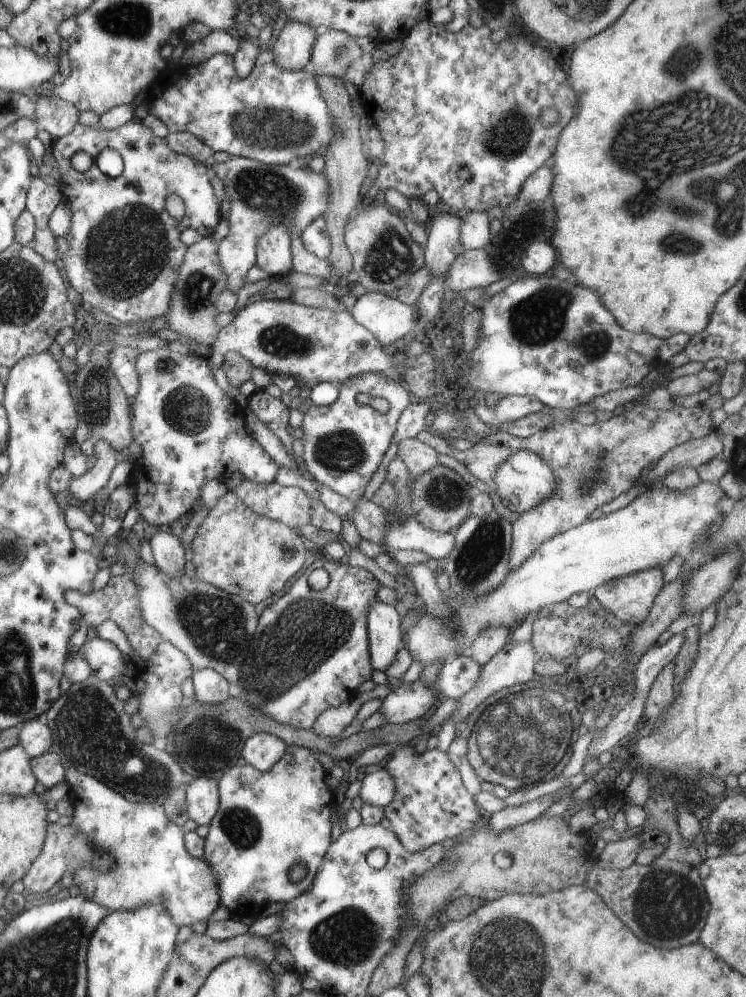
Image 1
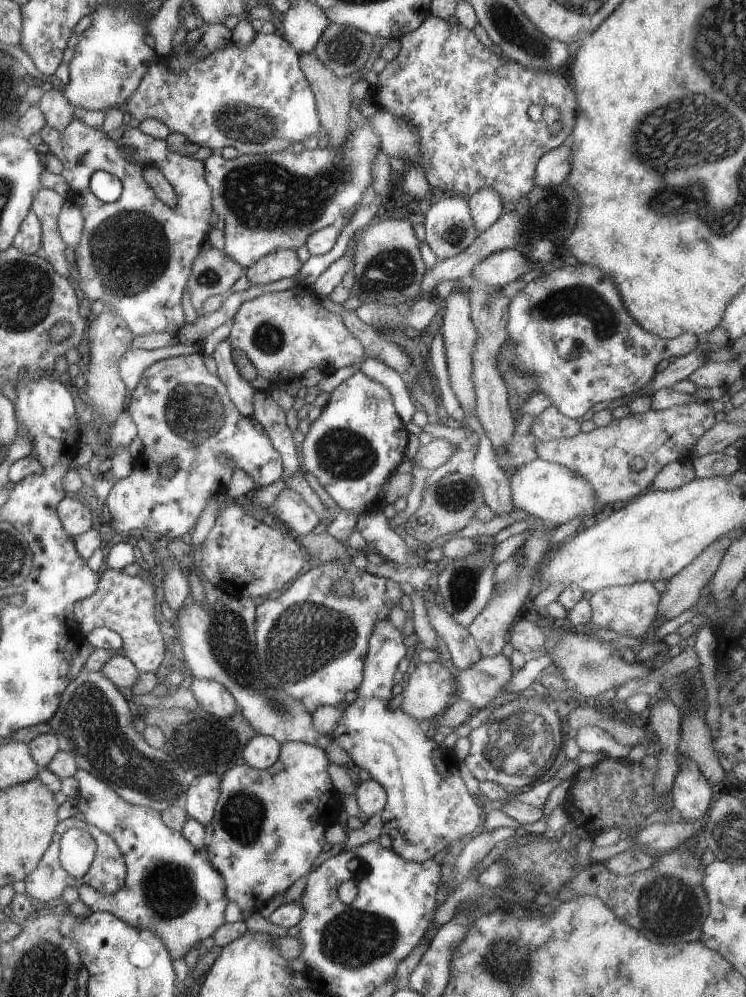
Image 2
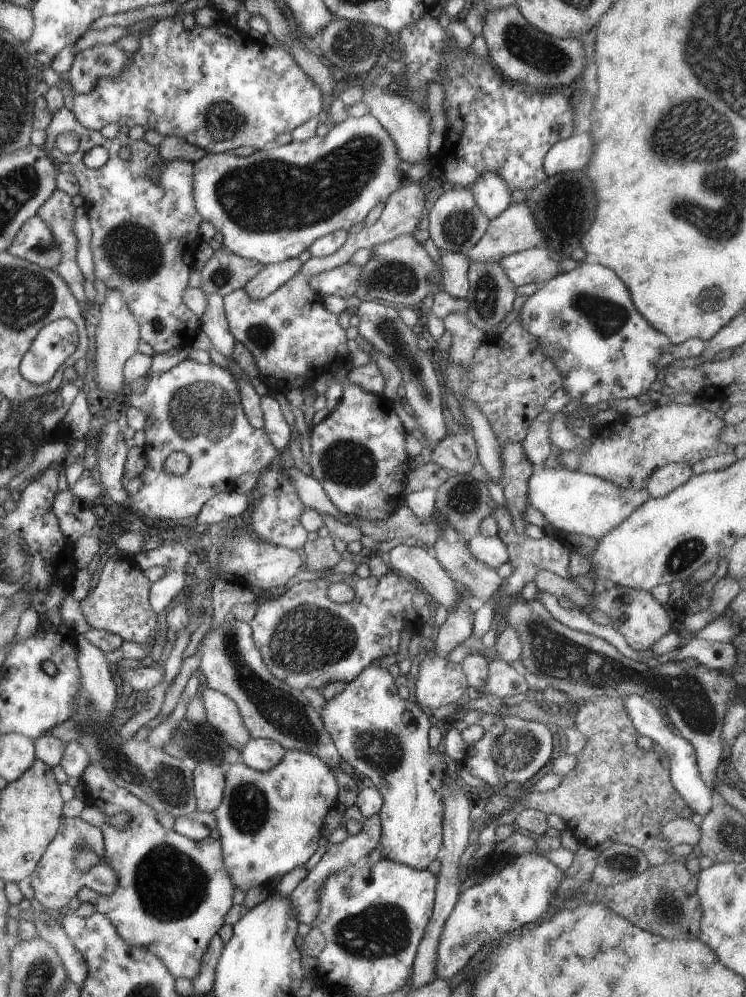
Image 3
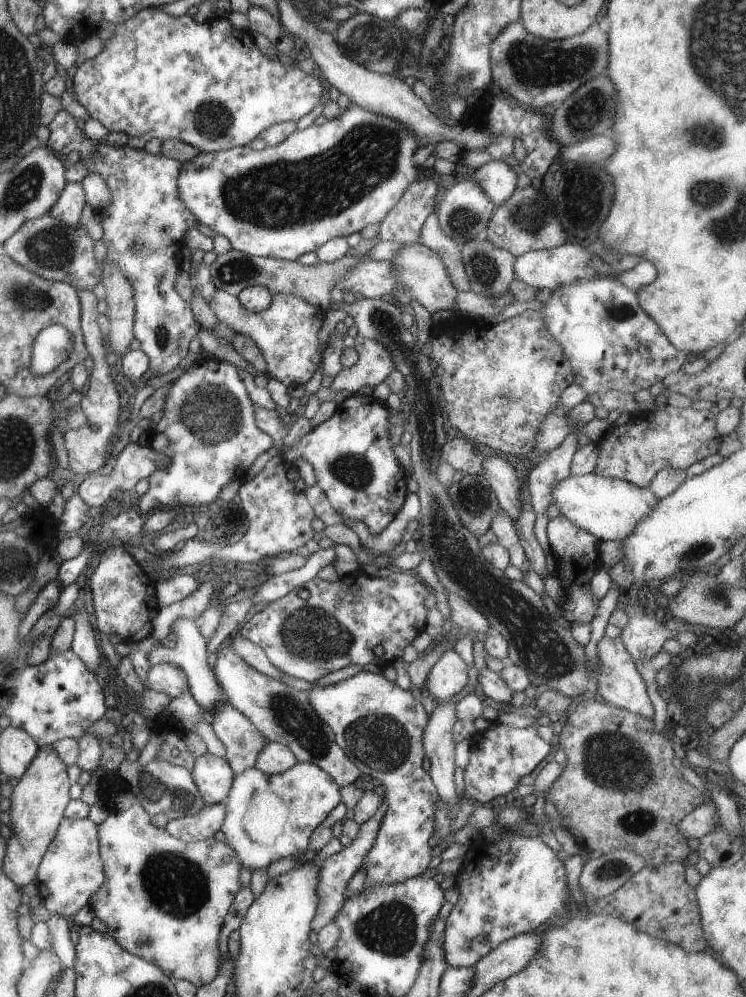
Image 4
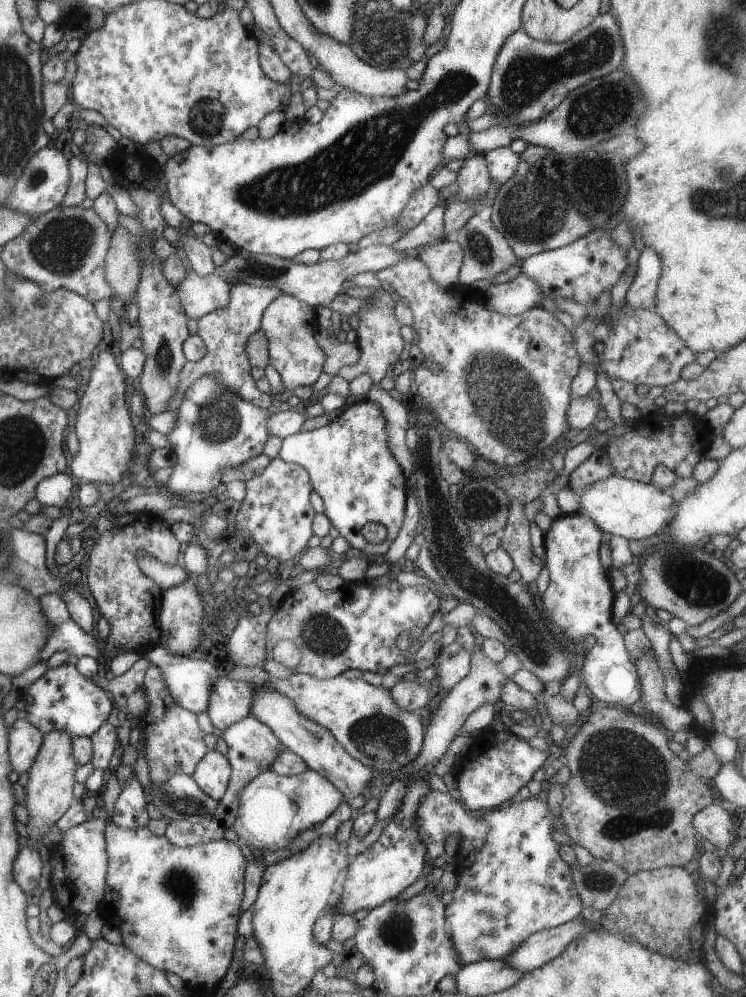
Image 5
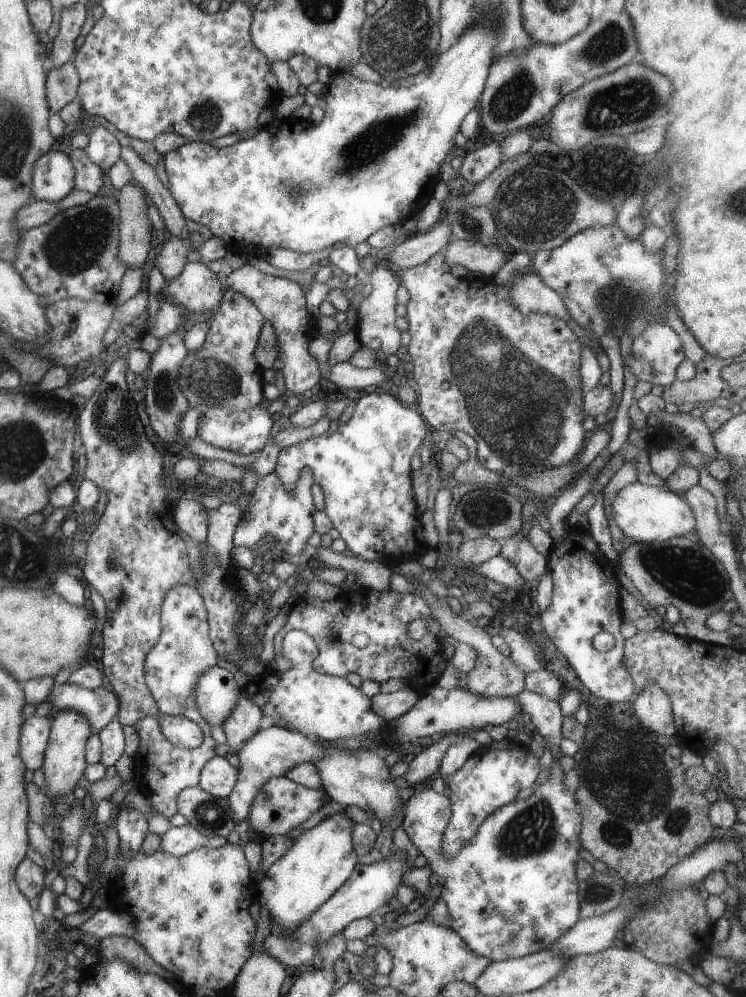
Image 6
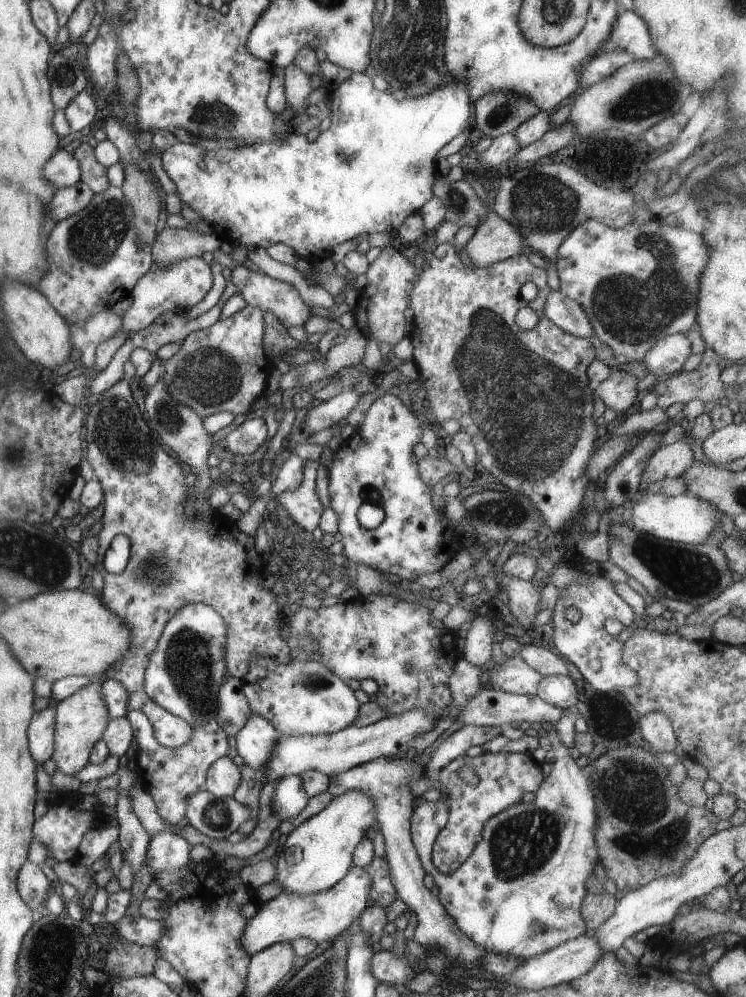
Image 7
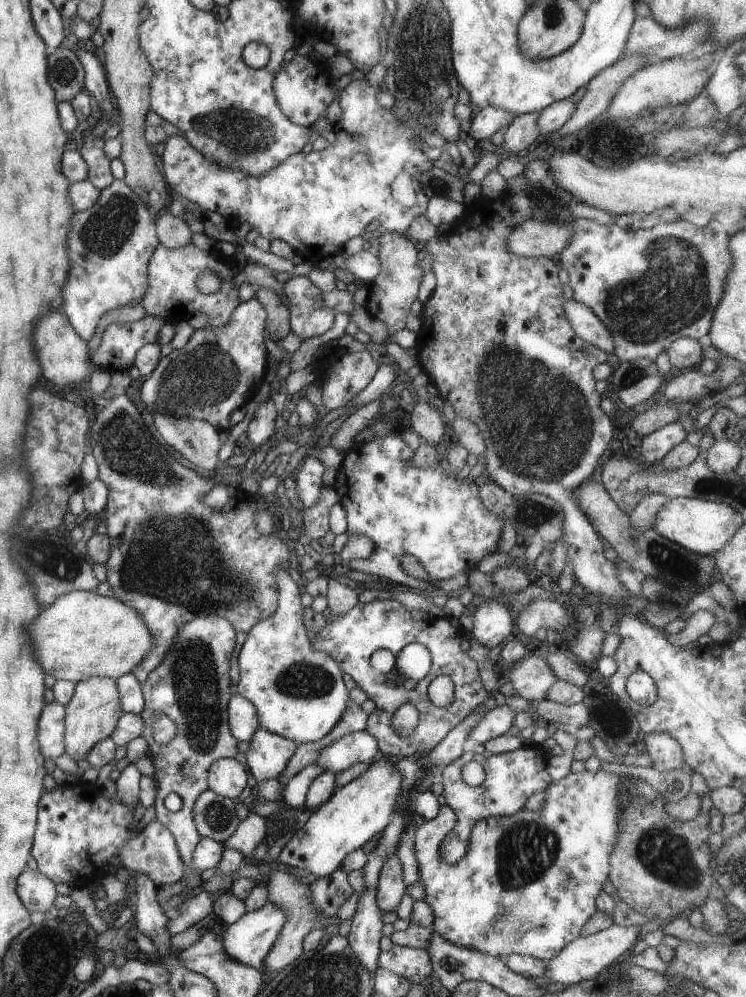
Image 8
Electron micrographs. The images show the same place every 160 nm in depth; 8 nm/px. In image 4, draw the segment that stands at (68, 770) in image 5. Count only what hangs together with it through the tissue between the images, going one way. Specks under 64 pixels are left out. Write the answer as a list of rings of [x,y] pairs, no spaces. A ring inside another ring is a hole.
[[[51,745],[39,747],[27,772],[19,777],[19,782],[13,787],[9,798],[11,806],[7,811],[11,822],[11,836],[6,850],[9,858],[5,858],[5,874],[9,874],[9,878],[13,878],[17,886],[34,883],[36,870],[55,836],[64,808],[70,800],[68,790],[71,782],[66,774],[66,766]]]

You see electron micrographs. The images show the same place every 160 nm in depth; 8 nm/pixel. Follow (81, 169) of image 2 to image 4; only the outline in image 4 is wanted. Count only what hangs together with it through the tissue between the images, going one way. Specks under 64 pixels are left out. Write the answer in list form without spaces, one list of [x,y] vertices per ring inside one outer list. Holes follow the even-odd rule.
[[[64,109],[58,110],[49,122],[47,128],[49,134],[44,142],[45,146],[56,154],[79,152],[80,159],[88,172],[97,172],[105,180],[107,188],[113,199],[111,205],[101,208],[103,220],[102,238],[107,244],[106,257],[110,263],[117,265],[125,278],[132,286],[134,298],[133,334],[139,342],[139,348],[148,358],[148,369],[155,376],[161,376],[173,370],[179,361],[187,354],[187,346],[191,338],[196,336],[201,329],[195,322],[189,302],[181,298],[174,289],[175,275],[180,268],[180,250],[185,246],[184,232],[198,225],[198,220],[185,208],[185,205],[177,196],[177,177],[180,163],[163,155],[152,155],[143,149],[131,149],[127,145],[110,146],[103,143],[92,143],[83,131],[75,125],[76,118],[72,117]]]

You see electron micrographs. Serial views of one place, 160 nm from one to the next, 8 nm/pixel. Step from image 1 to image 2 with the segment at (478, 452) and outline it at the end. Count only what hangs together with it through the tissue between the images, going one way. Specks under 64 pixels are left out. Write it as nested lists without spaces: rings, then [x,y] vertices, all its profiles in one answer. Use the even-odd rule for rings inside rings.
[[[522,416],[514,422],[513,434],[509,438],[509,444],[505,450],[493,450],[495,454],[495,464],[503,470],[504,473],[512,472],[517,466],[537,458],[533,444],[535,436],[529,432],[529,426],[535,416]]]

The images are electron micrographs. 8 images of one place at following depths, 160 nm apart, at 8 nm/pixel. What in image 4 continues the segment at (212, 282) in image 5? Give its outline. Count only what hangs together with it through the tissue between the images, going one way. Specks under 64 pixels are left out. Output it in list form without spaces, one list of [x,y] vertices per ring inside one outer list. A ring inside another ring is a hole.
[[[215,289],[206,302],[218,321],[223,321],[236,333],[253,339],[266,362],[265,374],[276,378],[286,387],[299,386],[311,378],[322,358],[320,353],[324,348],[317,344],[317,331],[323,318],[321,310],[309,306],[302,298],[285,293],[272,293],[269,306],[253,313],[247,313],[242,308],[236,295],[221,289]]]

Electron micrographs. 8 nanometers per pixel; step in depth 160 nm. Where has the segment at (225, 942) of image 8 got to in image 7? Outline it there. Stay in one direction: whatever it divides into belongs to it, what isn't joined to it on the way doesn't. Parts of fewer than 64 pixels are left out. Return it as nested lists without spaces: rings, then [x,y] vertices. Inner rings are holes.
[[[351,866],[348,873],[328,889],[311,894],[280,891],[277,896],[257,906],[255,915],[246,919],[238,942],[241,948],[252,956],[272,944],[292,941],[299,937],[314,940],[316,943],[323,940],[333,941],[353,929],[360,912],[366,906],[365,902],[369,900],[367,894],[370,884],[369,876],[361,867]]]

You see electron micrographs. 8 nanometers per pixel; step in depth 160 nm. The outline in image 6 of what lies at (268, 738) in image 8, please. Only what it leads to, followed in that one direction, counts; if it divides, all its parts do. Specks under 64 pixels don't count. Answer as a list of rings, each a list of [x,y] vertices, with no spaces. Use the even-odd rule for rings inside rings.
[[[240,693],[235,708],[225,718],[225,722],[219,726],[225,734],[226,744],[232,752],[239,750],[241,742],[245,742],[253,732],[259,730],[259,720],[262,715],[257,706],[249,702],[249,698]]]

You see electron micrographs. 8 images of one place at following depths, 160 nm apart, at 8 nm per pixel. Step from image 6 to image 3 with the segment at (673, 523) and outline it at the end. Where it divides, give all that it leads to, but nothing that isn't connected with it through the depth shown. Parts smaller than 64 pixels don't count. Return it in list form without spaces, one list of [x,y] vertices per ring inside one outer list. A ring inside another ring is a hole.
[[[540,467],[529,477],[527,484],[528,504],[542,514],[549,528],[591,536],[597,541],[650,497],[646,489],[620,489],[608,480],[565,467]]]

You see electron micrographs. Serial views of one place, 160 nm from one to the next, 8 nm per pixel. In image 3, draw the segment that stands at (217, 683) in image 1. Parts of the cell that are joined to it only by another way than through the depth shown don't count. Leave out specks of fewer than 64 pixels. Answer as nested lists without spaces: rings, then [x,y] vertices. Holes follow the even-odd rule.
[[[205,686],[198,695],[205,709],[207,722],[221,733],[233,749],[240,752],[251,736],[242,723],[237,705],[224,694]]]

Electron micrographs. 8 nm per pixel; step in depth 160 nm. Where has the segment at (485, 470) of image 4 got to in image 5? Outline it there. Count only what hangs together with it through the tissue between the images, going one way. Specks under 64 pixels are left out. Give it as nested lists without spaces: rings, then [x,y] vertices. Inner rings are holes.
[[[509,499],[509,510],[499,547],[507,552],[513,567],[519,572],[520,581],[529,585],[535,582],[541,570],[541,562],[532,552],[530,544],[531,524],[527,521],[523,504]]]

